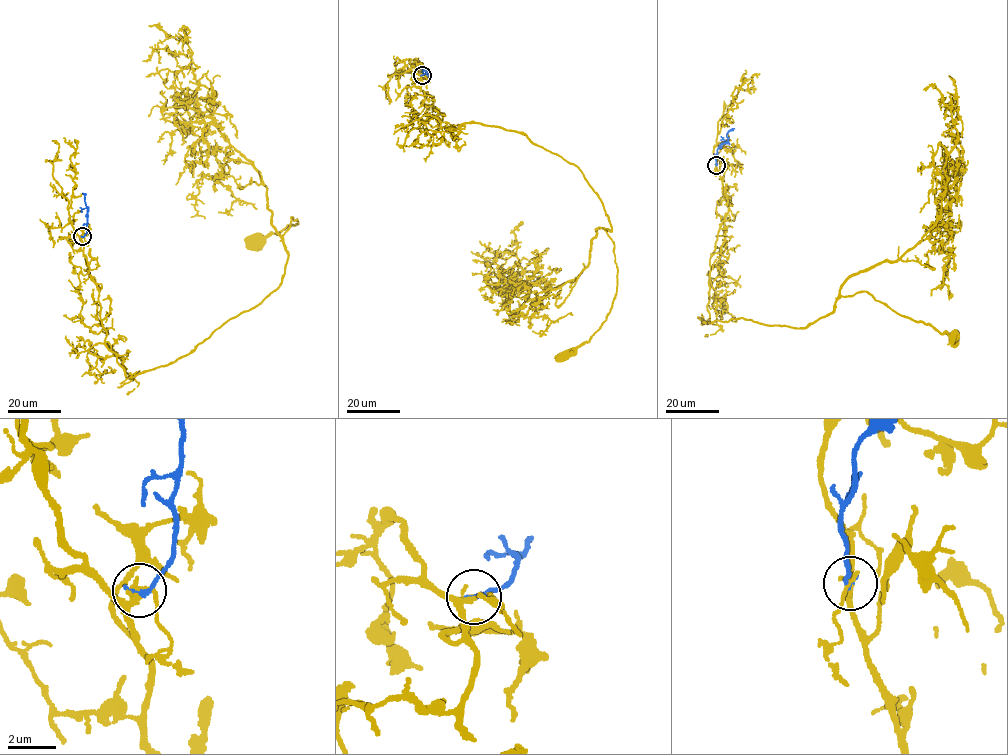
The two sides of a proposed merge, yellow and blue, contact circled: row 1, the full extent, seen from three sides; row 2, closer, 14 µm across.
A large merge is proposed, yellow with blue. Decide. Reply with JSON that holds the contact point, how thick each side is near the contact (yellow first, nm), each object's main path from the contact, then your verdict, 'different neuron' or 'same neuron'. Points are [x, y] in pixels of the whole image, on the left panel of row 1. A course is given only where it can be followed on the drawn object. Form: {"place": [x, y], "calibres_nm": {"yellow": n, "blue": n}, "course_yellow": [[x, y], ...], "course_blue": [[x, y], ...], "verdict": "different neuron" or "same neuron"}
{"place": [82, 236], "calibres_nm": {"yellow": 160, "blue": 200}, "course_yellow": [[82, 236], [104, 345], [130, 378], [187, 355], [278, 288], [283, 236], [297, 218], [257, 239]], "course_blue": [[82, 236], [86, 232], [88, 208], [82, 193]], "verdict": "same neuron"}

